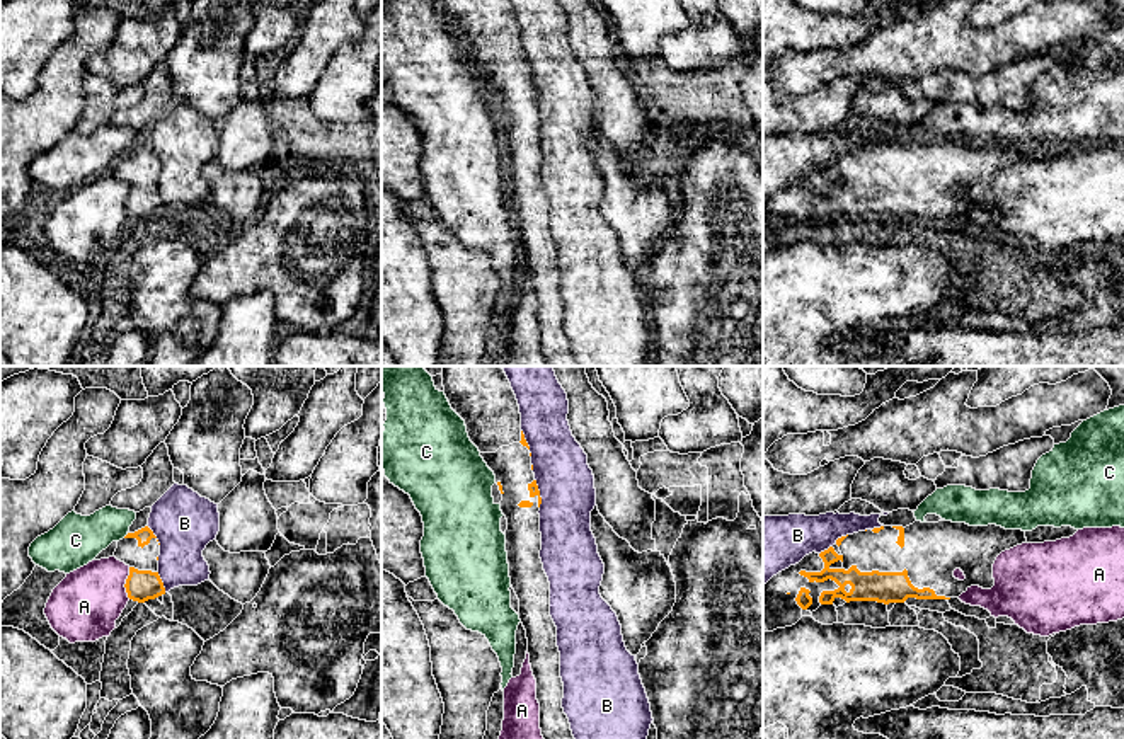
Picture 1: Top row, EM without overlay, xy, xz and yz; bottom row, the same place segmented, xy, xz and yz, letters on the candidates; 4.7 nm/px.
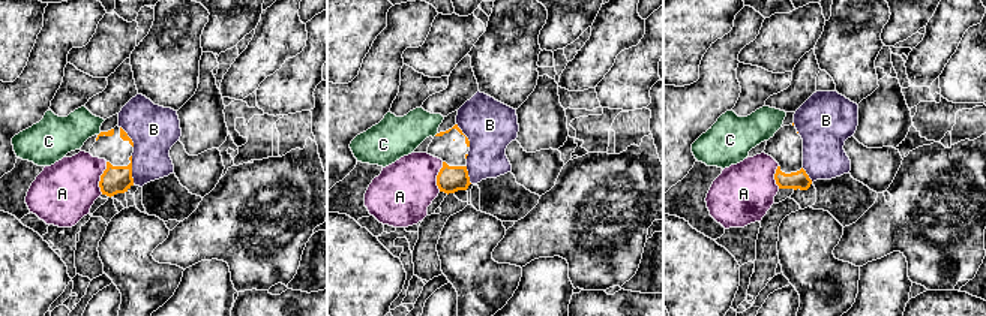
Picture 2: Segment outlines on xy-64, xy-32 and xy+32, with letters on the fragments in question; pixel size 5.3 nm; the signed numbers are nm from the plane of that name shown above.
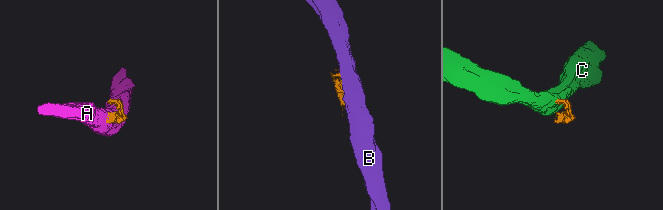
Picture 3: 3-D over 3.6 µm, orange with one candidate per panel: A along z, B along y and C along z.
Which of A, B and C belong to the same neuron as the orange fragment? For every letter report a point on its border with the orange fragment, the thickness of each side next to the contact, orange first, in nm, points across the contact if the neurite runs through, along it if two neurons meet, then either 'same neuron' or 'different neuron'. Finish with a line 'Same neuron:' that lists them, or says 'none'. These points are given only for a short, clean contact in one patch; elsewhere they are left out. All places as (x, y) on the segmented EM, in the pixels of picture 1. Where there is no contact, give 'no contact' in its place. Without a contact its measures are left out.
A: xy (126, 583) | 140/320 nm | different neuron
B: xz (539, 492) | 50/260 nm | different neuron
C: xy (126, 535) | 70/240 nm | different neuron
Same neuron: none

